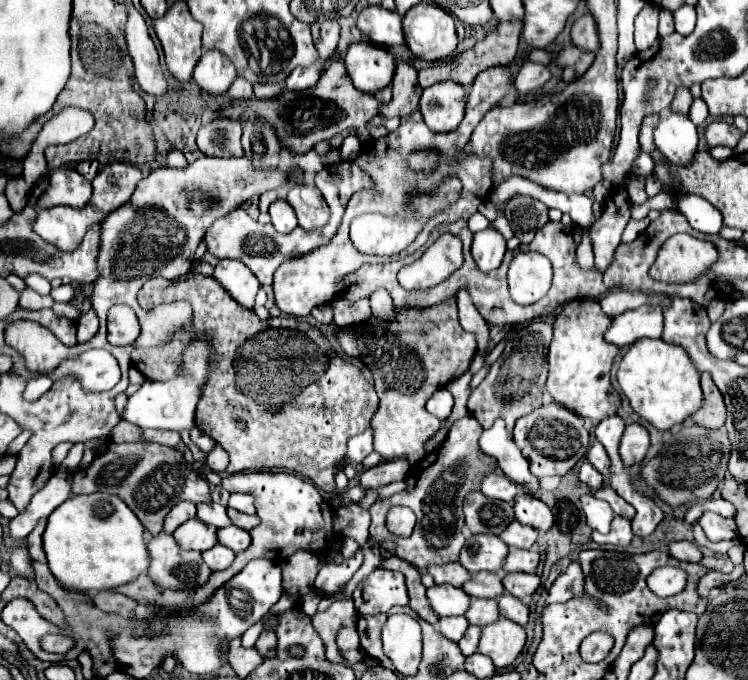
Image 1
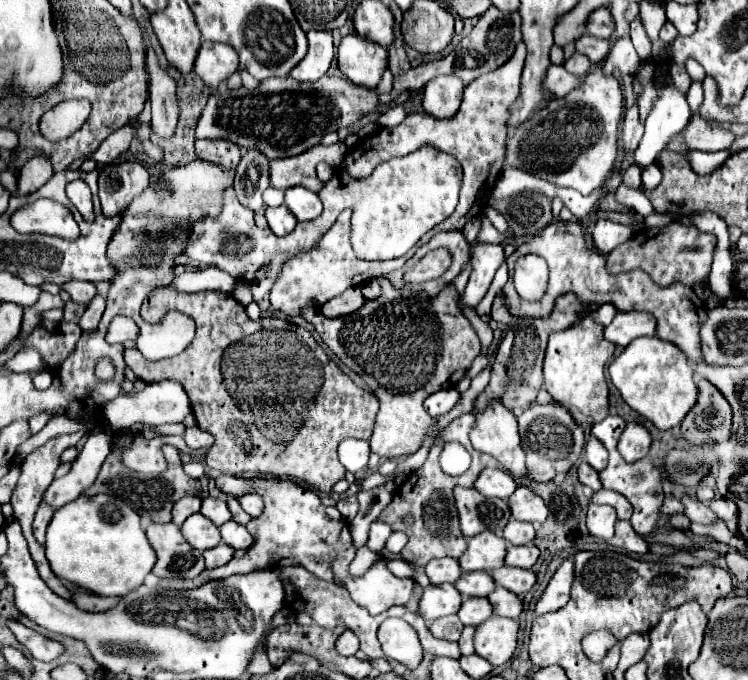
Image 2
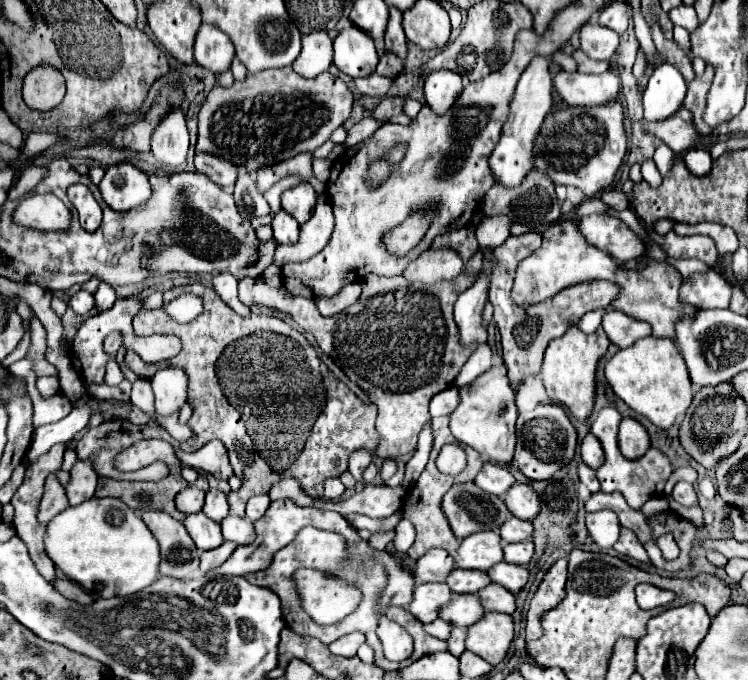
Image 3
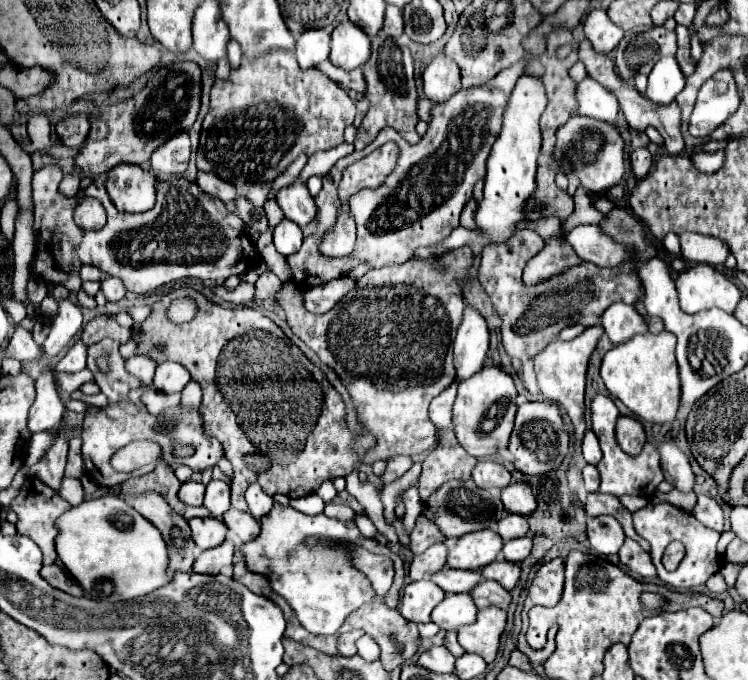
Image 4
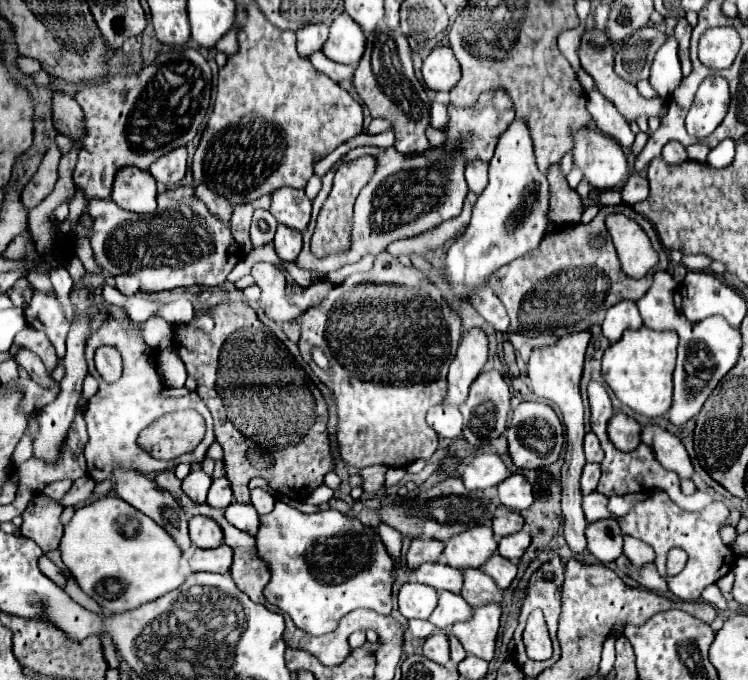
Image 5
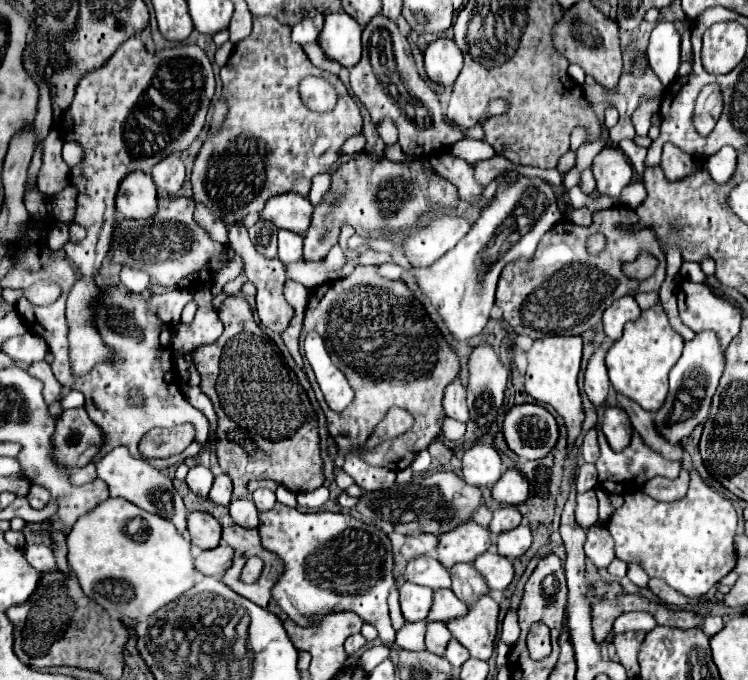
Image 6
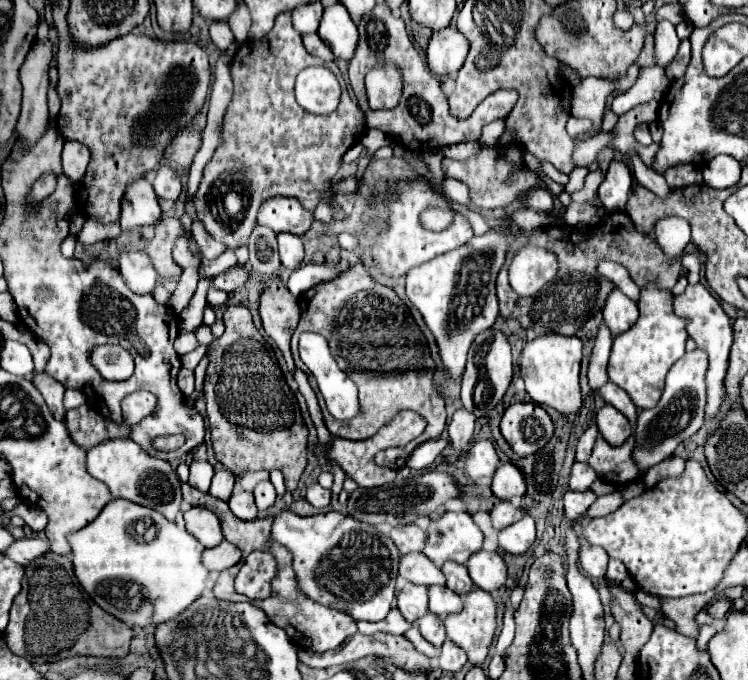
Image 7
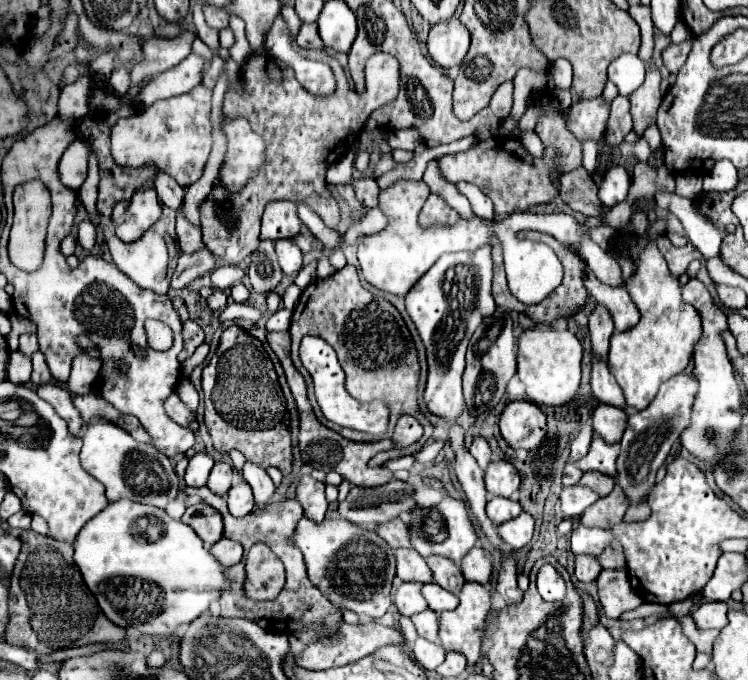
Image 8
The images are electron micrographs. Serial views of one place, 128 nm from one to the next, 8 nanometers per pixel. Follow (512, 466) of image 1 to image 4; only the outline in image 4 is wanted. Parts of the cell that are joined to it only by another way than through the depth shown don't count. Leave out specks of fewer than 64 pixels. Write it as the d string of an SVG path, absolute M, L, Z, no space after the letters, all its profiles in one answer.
M486 366L458 386L458 396L452 412L456 426L454 432L462 448L478 460L492 456L498 452L498 448L508 446L516 414L516 386L512 378L498 366Z

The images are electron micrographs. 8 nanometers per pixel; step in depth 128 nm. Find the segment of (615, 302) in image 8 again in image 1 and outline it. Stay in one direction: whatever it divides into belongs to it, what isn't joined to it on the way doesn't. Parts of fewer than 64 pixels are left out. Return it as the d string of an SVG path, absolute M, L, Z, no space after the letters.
M640 306L616 316L604 338L616 346L630 346L640 338L660 338L662 326L660 306Z

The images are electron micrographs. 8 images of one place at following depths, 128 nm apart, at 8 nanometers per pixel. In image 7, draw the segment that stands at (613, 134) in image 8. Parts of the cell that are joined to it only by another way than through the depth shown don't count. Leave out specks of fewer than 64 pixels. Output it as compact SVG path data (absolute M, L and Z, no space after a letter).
M644 66L644 68L640 68L638 82L628 92L618 94L614 98L612 111L621 116L628 112L630 108L634 108L639 104L651 100L661 101L669 87L670 80L666 78L664 68L660 68L660 66Z

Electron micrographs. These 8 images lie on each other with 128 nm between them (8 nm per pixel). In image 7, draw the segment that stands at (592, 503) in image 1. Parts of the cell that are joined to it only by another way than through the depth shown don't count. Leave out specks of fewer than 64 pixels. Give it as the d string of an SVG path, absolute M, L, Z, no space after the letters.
M582 542L578 564L580 564L580 568L582 568L582 572L586 576L590 576L590 578L604 578L606 564L608 564L608 554L600 546L592 546L592 544Z

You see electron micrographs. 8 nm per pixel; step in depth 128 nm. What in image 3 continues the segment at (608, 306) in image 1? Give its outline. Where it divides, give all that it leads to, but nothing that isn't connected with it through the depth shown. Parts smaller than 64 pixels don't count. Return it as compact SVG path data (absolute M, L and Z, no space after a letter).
M600 308L600 310L594 310L594 312L588 312L588 314L584 314L580 320L578 320L578 328L582 330L582 332L594 332L598 326L600 326L600 322L602 322L602 316L604 316L604 308Z

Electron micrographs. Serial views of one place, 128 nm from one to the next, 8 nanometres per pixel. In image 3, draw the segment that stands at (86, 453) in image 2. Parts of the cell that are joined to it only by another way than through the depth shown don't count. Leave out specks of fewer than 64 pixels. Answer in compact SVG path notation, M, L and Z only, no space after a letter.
M78 460L76 466L72 468L70 476L72 476L72 480L66 486L66 494L68 494L68 500L72 506L82 504L96 494L98 474L94 472L94 468L88 460Z

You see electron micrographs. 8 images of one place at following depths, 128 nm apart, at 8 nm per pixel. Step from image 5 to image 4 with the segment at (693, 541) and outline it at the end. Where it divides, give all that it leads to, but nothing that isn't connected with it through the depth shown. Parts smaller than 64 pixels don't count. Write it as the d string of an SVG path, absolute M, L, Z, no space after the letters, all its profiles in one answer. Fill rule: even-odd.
M648 502L642 510L634 512L632 518L634 518L636 532L644 540L648 540L648 544L652 548L650 550L652 562L658 568L658 578L666 586L672 586L676 590L696 590L696 588L704 586L706 580L722 568L722 556L716 552L716 544L718 544L720 534L714 532L714 530L710 530L710 528L706 528L704 524L700 524L690 512L686 512L682 508L676 508L670 502ZM674 540L678 540L678 542L684 544L686 556L684 556L684 560L682 560L682 564L680 564L678 570L666 572L664 566L662 566L662 554L664 554L664 548L670 542L674 542Z

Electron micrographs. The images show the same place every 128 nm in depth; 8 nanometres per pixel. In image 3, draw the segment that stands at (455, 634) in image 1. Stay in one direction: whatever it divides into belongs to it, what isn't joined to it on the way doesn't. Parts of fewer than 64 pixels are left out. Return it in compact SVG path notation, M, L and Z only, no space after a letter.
M434 620L434 622L430 622L430 624L426 624L424 626L424 630L430 634L430 636L434 636L434 638L440 638L440 640L446 640L448 638L448 634L450 634L450 630L452 630L452 626L448 624L448 622L444 622L444 620Z

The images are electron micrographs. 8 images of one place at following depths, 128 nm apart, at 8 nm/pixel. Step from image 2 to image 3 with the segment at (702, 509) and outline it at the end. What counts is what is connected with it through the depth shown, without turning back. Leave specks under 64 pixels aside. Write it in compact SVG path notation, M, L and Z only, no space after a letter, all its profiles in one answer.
M680 480L680 482L674 486L672 496L674 496L676 502L680 502L680 504L684 504L684 506L698 504L698 500L696 500L696 492L694 492L692 484L688 484L688 482L684 482L684 480Z

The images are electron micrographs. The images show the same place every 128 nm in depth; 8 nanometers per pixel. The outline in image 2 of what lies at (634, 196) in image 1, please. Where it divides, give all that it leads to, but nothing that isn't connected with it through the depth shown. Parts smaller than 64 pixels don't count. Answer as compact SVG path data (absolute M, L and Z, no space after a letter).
M630 166L626 172L624 172L624 184L632 186L632 188L640 188L642 186L642 170L638 166Z

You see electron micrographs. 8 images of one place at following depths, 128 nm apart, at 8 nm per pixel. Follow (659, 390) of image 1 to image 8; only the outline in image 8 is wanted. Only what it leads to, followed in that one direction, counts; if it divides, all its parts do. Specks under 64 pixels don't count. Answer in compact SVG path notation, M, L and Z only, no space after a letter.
M656 218L648 228L648 244L638 252L636 272L626 282L626 290L640 310L640 322L626 332L614 332L608 352L608 366L624 392L626 406L636 410L648 406L660 384L690 364L702 332L700 314L692 304L684 302L678 278L668 270L666 260L656 246L656 240L666 232L666 228L664 218Z

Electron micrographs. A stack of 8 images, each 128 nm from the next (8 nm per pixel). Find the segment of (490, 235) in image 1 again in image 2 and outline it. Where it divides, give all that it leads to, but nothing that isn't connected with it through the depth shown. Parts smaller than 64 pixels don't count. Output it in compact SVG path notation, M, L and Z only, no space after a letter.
M478 244L472 250L472 274L466 290L460 296L460 310L476 308L488 292L498 266L504 262L504 248L500 244Z

